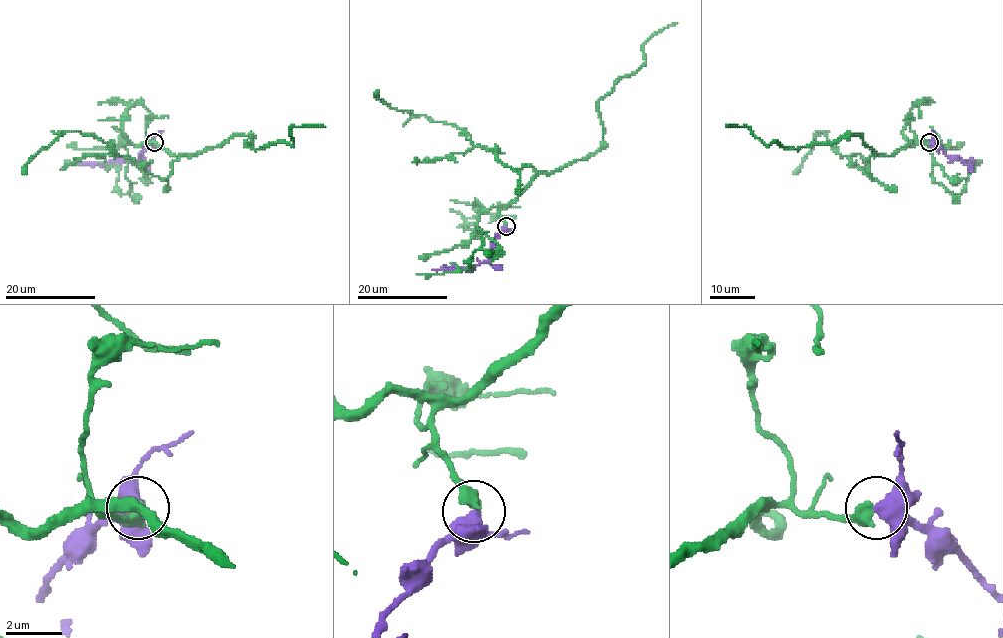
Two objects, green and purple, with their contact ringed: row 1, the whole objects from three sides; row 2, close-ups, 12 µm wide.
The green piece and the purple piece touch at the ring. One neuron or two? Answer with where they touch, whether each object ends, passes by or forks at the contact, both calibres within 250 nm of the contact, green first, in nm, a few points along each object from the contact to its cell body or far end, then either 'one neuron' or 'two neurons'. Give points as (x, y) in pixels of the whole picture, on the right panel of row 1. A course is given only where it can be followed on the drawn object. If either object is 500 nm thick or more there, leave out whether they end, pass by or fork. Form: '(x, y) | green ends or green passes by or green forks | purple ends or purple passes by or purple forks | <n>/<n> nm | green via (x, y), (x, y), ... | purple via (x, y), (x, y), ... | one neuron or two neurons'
(929, 142) | 480/700 nm | green via (928, 143), (909, 142), (890, 155), (875, 154), (860, 135), (794, 148), (767, 145), (745, 126), (725, 127) | purple via (929, 143), (964, 163), (973, 163) | two neurons

